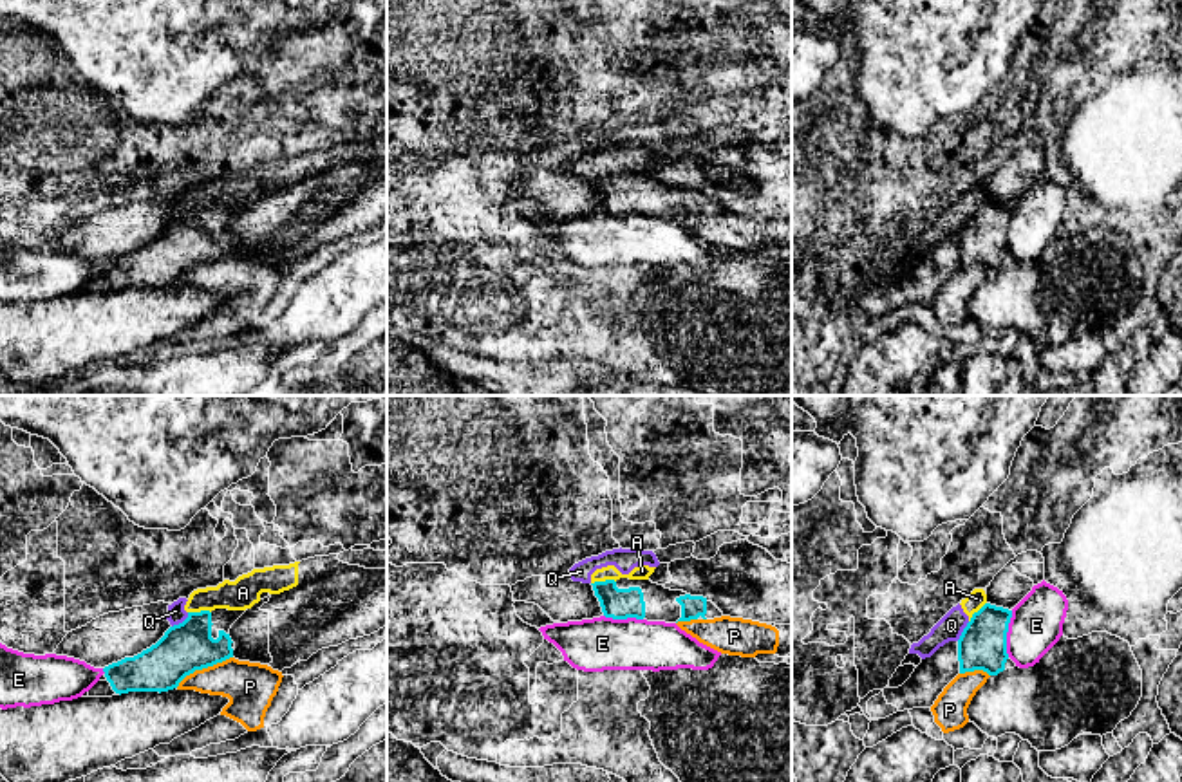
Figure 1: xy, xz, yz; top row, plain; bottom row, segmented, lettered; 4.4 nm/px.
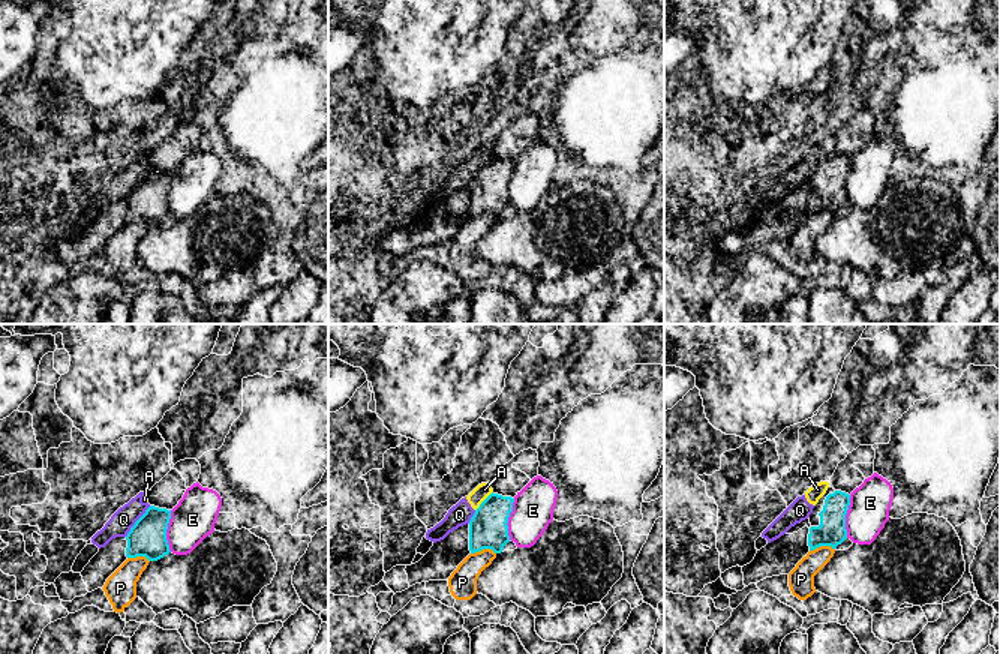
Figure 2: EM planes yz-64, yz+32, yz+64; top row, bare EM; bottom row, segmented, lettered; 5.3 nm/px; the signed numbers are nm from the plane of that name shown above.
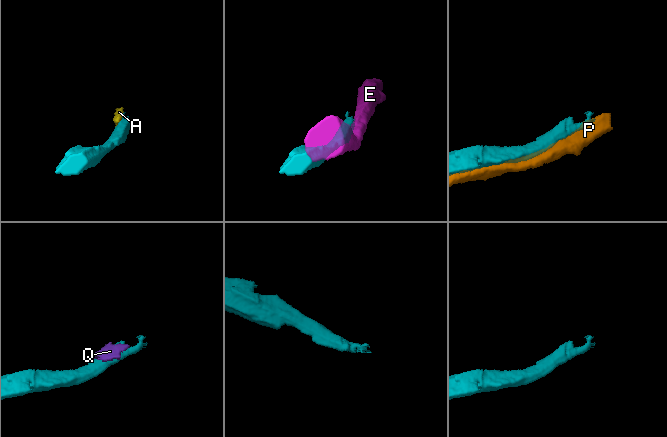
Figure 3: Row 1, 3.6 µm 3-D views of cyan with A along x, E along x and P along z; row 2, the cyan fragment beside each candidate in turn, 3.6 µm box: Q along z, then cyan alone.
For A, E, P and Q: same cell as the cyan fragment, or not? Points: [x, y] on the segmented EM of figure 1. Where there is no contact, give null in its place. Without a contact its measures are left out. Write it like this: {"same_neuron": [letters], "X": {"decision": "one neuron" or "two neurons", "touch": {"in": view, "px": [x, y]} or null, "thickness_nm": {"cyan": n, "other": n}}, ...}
{"same_neuron": [], "A": {"decision": "two neurons", "touch": {"in": "xz", "px": [602, 582]}, "thickness_nm": {"cyan": 140, "other": 60}}, "E": {"decision": "two neurons", "touch": {"in": "yz", "px": [1005, 634]}, "thickness_nm": {"cyan": 220, "other": 240}}, "P": {"decision": "two neurons", "touch": {"in": "xy", "px": [203, 667]}, "thickness_nm": {"cyan": 220, "other": 220}}, "Q": {"decision": "two neurons", "touch": {"in": "xy", "px": [183, 622]}, "thickness_nm": {"cyan": 220, "other": 80}}}

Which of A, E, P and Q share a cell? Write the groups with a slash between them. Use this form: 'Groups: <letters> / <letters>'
Groups: A Q / E / P

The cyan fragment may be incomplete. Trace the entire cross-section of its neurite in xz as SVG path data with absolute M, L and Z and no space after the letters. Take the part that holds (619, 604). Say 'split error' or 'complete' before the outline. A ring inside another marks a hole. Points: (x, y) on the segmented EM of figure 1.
split error; M605 580L591 583L605 618L647 621L714 619L723 612L703 596L671 591L651 580Z

